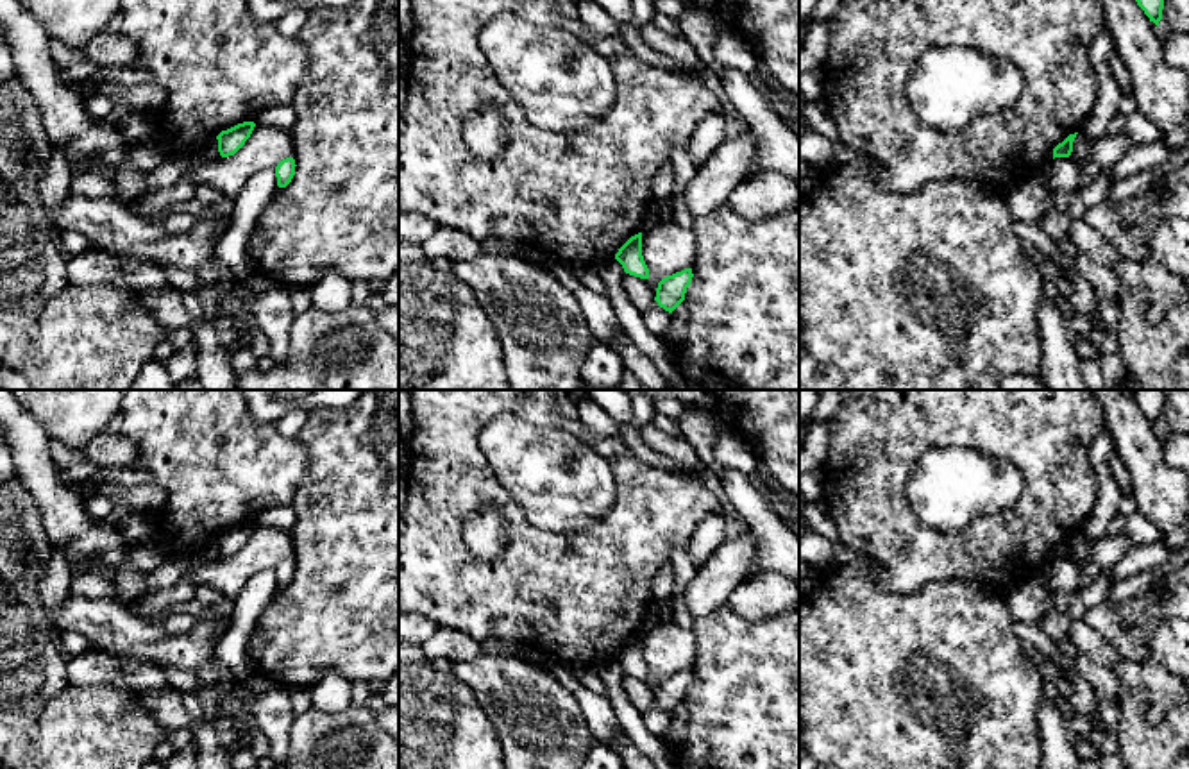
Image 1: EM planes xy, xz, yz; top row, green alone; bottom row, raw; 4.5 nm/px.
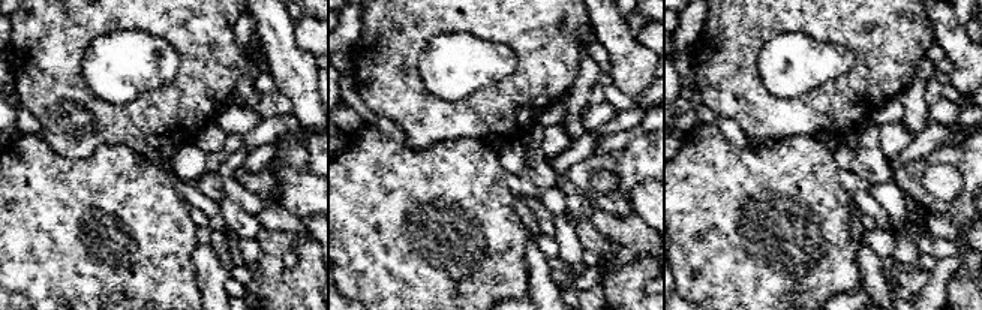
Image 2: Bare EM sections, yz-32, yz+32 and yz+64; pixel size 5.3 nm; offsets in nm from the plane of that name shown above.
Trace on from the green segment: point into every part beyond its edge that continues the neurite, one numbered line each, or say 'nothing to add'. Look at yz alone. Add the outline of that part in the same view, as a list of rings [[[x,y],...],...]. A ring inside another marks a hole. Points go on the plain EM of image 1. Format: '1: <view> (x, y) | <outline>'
nothing to add

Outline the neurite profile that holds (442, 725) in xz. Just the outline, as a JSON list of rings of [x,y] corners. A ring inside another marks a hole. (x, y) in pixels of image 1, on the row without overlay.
[[[399,612],[399,769],[506,769],[497,731],[472,689],[452,672],[445,658],[429,658],[422,644],[440,630],[438,622],[415,612]]]

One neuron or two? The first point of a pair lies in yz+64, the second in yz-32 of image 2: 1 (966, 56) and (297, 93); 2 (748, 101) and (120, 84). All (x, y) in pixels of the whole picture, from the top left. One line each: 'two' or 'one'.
1: one
2: two

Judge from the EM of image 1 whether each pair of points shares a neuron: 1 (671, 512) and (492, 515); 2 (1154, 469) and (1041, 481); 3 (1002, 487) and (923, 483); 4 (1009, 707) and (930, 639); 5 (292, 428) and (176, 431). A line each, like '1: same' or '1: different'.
1: different
2: different
3: same
4: same
5: different

